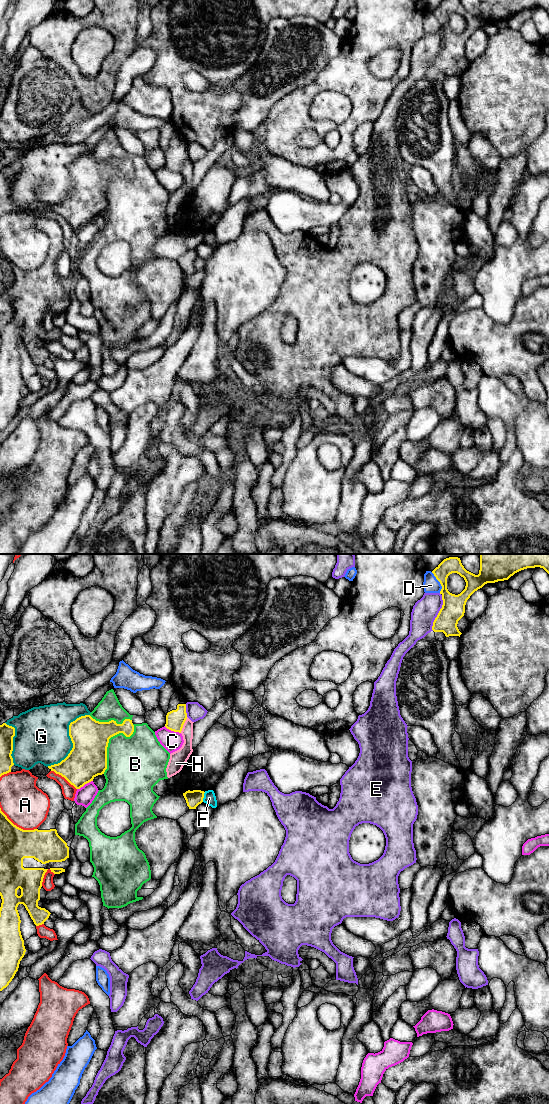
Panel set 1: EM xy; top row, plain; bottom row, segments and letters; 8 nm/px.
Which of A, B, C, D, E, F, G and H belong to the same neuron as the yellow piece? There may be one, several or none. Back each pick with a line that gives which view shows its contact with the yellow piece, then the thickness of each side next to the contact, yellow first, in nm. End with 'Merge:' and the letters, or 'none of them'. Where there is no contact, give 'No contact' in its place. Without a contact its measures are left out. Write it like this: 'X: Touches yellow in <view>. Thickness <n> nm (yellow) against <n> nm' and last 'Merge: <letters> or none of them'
Merge: none of them

